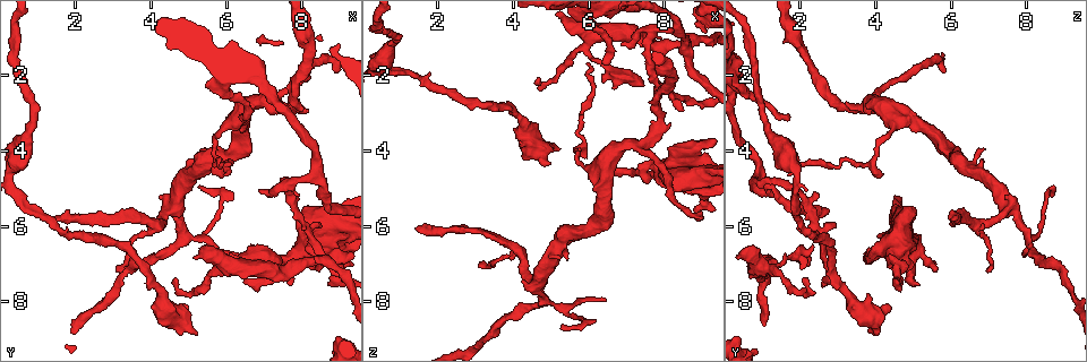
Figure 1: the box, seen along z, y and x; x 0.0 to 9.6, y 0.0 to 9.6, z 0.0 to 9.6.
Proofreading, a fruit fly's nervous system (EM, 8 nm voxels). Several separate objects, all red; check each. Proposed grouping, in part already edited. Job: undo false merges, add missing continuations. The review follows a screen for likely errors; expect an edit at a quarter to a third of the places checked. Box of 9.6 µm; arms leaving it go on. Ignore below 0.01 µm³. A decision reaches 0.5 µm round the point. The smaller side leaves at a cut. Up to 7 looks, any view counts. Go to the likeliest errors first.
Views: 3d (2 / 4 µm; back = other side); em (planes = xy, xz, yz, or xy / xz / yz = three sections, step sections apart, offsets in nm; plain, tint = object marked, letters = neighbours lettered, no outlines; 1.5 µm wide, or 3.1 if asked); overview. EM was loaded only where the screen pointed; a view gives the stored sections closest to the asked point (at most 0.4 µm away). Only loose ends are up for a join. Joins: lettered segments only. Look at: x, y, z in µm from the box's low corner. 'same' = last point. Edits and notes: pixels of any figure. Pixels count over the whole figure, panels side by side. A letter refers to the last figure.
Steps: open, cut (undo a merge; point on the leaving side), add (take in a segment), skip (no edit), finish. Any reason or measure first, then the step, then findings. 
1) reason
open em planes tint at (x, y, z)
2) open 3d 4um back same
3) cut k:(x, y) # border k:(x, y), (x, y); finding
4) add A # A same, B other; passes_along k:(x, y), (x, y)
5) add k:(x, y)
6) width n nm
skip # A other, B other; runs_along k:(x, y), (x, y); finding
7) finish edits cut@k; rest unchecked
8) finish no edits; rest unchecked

an open end
open em planes tint at (9.00, 1.90, 5.80)

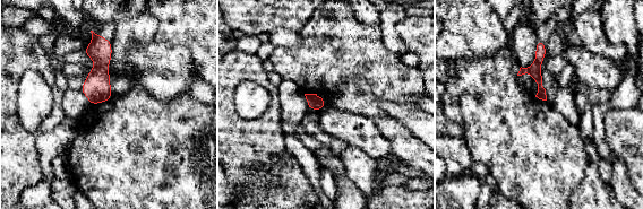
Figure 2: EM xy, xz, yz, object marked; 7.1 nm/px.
see the neighbours
open em planes letters same

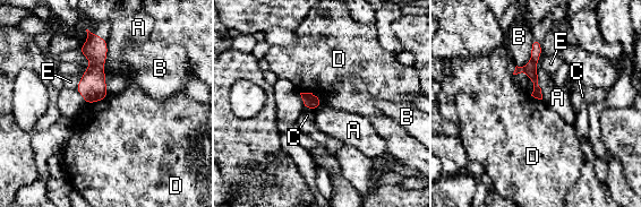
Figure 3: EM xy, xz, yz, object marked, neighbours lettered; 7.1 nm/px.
skip # A other, B other, C other, D other, E other; border 3:(300, 92), (314, 93), (322, 103); no lettered segment goes on from it

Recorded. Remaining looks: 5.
open em planes letters at (7.90, 2.85, 3.35)

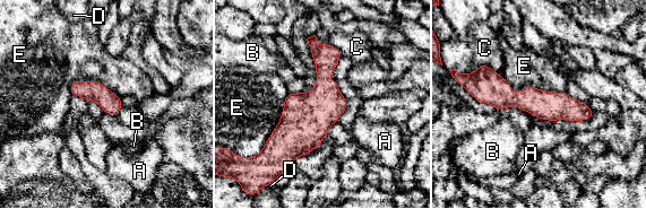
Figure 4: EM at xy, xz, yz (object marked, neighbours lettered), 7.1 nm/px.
width 150 nm
skip # A other, B other, C other, D other, E other; runs_along 4:(473, 88), (589, 114); continuous, no second cell

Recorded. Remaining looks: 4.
free end
open em planes letters at (5.20, 8.85, 3.95)

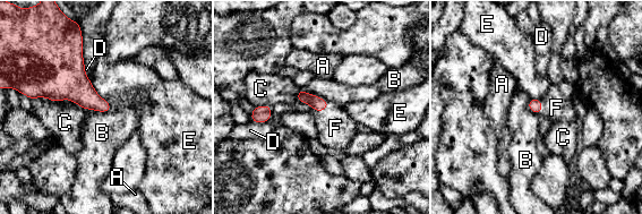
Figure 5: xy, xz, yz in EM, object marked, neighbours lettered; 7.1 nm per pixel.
add F # A other, B other, C other, D other, E other, F same; passes_along 5:(317, 103), (322, 111), (335, 128); the cell continues

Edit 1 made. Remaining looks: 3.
finish edits add@5; rest unchecked

